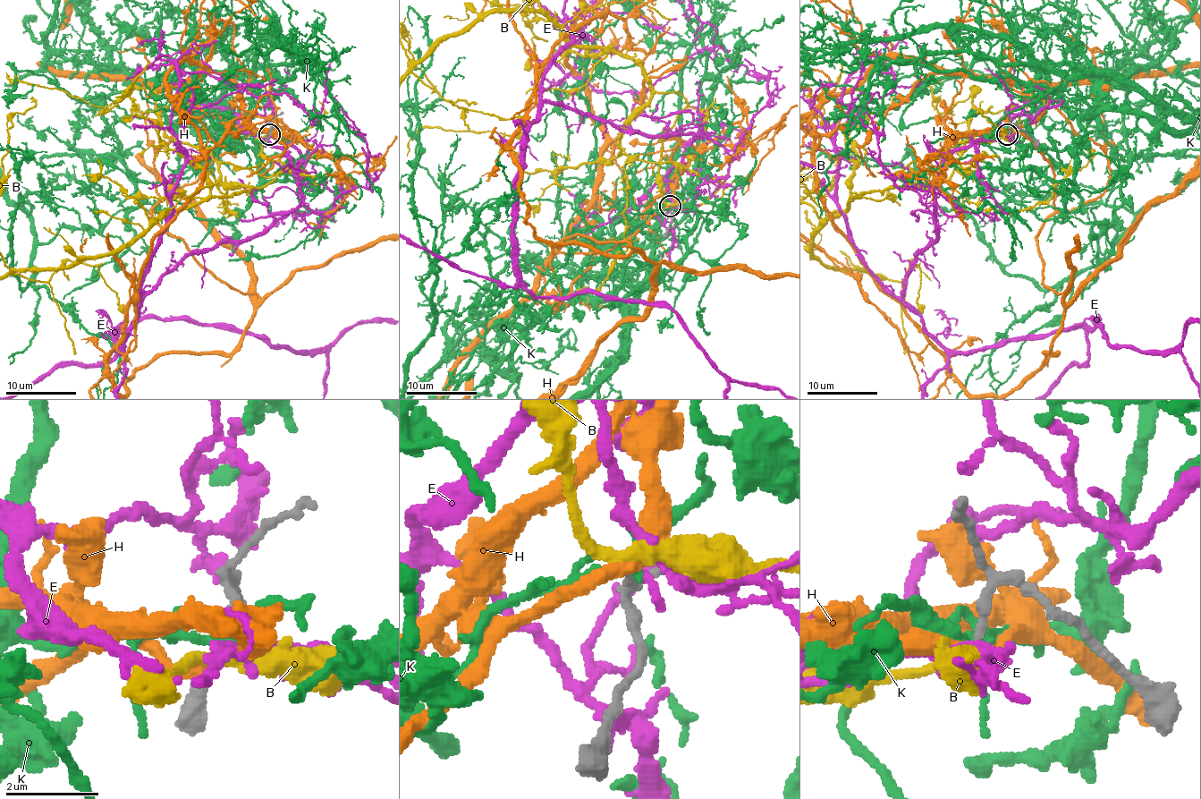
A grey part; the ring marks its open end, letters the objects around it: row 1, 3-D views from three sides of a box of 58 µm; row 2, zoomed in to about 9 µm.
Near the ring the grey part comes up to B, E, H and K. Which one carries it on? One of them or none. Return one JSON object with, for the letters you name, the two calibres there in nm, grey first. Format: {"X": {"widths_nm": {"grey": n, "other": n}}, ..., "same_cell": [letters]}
{"B": {"widths_nm": {"grey": 180, "other": 280}}, "same_cell": ["B"]}

